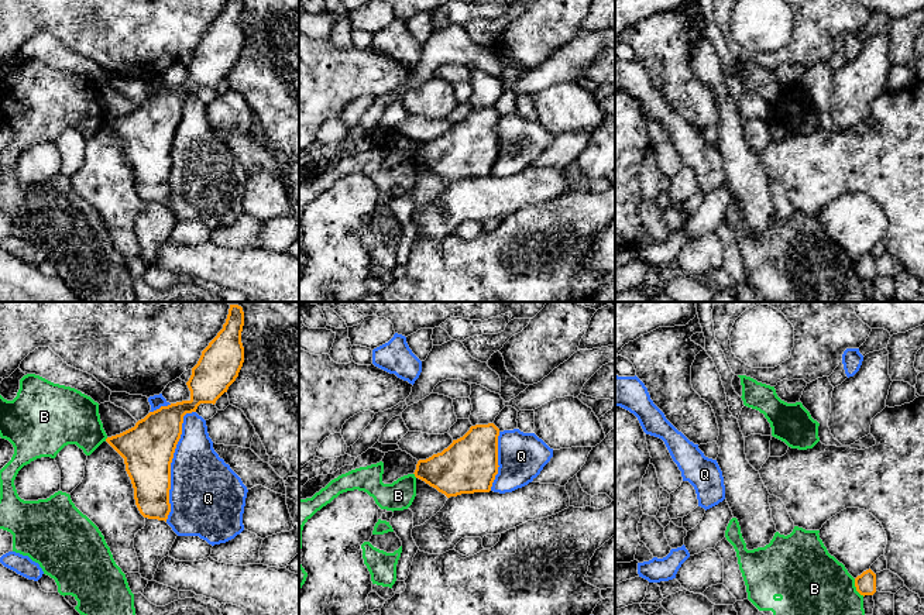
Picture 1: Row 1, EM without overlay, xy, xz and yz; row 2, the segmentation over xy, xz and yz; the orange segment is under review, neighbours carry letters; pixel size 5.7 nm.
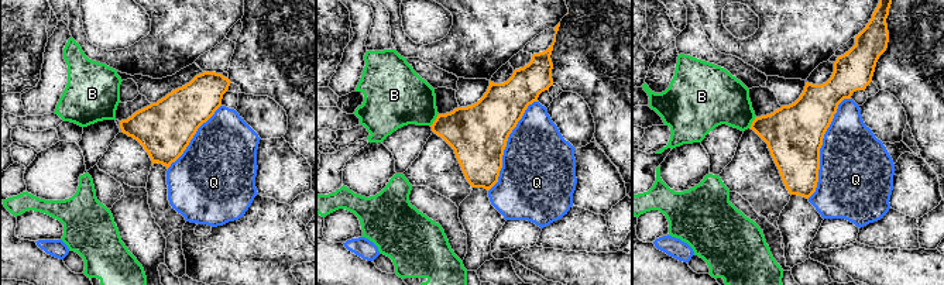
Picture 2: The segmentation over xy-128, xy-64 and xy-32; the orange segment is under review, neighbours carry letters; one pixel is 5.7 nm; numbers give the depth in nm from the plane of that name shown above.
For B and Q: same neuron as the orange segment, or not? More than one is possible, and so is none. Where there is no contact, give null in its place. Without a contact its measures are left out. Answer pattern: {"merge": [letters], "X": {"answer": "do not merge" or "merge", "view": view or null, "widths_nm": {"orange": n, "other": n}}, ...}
{"merge": [], "B": {"answer": "do not merge", "view": "yz", "widths_nm": {"orange": 120, "other": 360}}, "Q": {"answer": "do not merge", "view": "xy", "widths_nm": {"orange": 300, "other": 380}}}

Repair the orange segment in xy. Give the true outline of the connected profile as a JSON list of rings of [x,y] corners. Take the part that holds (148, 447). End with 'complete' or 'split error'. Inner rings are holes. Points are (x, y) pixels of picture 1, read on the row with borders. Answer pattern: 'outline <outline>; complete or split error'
outline [[[230,305],[223,329],[202,351],[186,382],[190,399],[150,412],[134,427],[106,442],[124,458],[140,513],[165,520],[171,512],[171,463],[182,434],[183,416],[200,403],[216,403],[236,381],[244,363],[244,312]]]; complete

